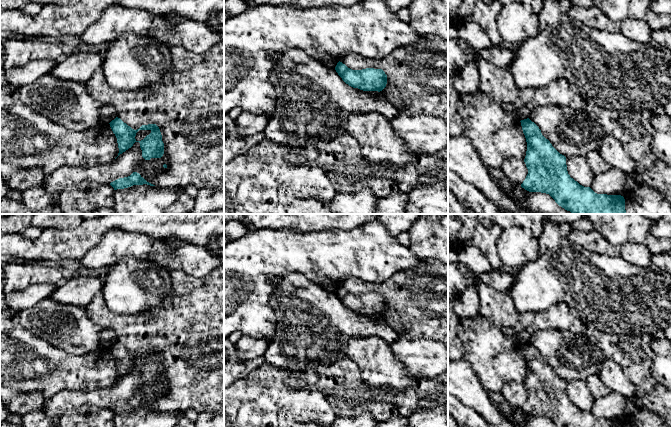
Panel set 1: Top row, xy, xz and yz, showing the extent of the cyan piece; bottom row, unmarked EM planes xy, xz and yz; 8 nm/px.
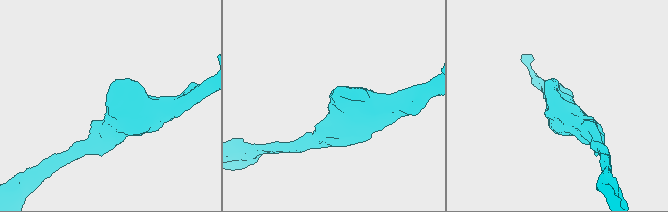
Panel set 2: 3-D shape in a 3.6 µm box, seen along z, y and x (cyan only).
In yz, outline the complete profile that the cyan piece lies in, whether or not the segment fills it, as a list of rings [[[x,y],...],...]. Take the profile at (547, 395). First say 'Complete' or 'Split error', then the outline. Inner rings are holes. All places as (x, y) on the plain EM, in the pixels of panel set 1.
Complete. [[[529,342],[521,344],[527,366],[524,386],[528,398],[521,411],[549,418],[556,427],[625,427],[621,419],[597,418],[570,401],[566,381],[546,363]]]

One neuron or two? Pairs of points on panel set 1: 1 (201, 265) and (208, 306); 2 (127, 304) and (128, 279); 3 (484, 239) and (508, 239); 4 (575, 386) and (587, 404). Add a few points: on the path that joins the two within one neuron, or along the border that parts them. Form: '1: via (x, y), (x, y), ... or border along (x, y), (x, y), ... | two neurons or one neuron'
1: border along (213, 269), (202, 277), (193, 277), (180, 270) | two neurons
2: via (127, 298), (128, 285) | one neuron
3: border along (503, 229), (496, 244), (497, 254), (501, 262) | two neurons
4: via (577, 390), (584, 400) | one neuron

